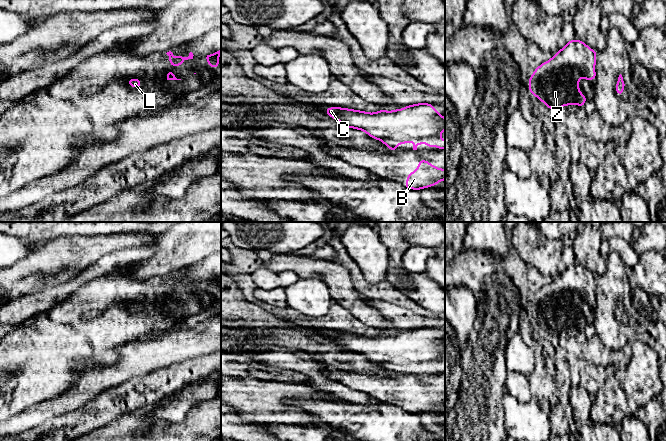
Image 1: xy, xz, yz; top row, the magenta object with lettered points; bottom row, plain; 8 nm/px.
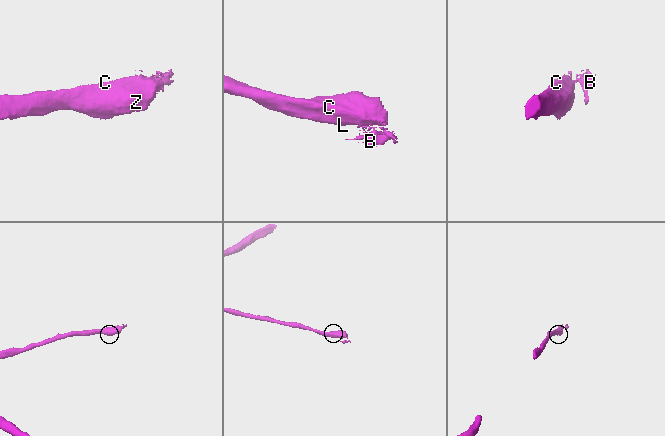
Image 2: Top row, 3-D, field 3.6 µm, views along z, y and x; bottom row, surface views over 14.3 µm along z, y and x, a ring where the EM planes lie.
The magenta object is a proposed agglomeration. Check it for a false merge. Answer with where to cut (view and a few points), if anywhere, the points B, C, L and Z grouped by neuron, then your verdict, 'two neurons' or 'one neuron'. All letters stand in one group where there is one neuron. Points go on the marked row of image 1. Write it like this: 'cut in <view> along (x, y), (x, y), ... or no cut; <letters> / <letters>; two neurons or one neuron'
cut in xz along (390, 147), (396, 149); B / C L Z; two neurons

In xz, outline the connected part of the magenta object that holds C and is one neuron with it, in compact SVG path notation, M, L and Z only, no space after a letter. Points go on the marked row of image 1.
M418 103L392 111L385 111L382 107L380 111L374 113L328 107L325 113L341 122L344 127L364 131L389 148L397 149L398 144L407 144L410 140L413 142L413 150L417 150L418 144L428 144L429 150L433 150L434 144L437 145L438 150L445 148L445 140L441 139L441 133L445 130L445 118L433 107L433 104Z

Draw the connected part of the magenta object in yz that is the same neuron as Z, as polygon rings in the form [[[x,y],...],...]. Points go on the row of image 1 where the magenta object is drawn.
[[[579,39],[569,40],[549,61],[541,63],[529,78],[529,93],[535,95],[552,111],[562,106],[576,104],[583,107],[587,98],[579,91],[579,77],[584,80],[596,80],[596,54],[587,44]]]

